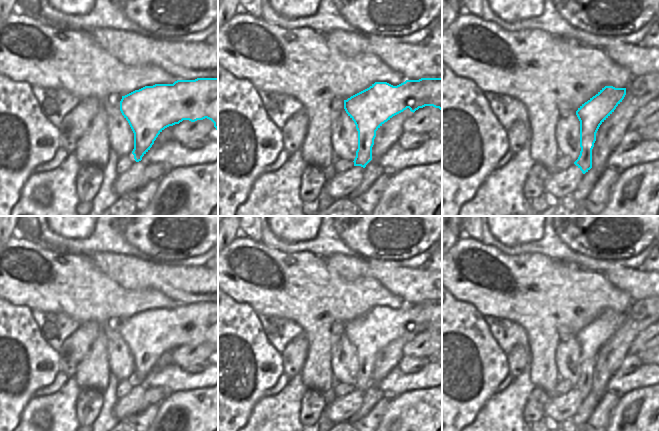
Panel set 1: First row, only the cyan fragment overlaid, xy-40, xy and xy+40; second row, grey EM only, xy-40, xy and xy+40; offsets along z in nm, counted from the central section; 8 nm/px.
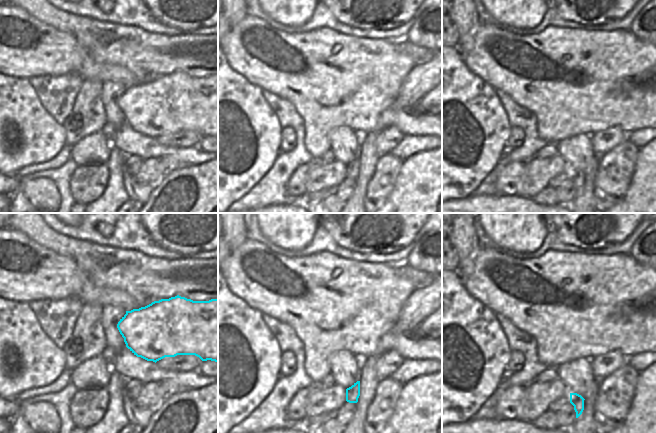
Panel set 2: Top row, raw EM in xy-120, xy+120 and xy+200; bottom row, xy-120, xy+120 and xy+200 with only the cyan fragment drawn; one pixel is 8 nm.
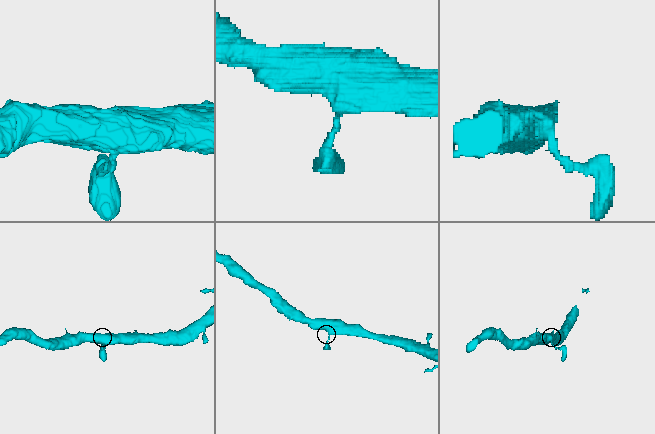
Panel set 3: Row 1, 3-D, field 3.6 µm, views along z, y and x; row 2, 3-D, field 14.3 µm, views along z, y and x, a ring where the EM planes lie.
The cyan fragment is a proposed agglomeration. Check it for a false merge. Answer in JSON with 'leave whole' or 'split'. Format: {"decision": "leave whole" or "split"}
{"decision": "leave whole"}

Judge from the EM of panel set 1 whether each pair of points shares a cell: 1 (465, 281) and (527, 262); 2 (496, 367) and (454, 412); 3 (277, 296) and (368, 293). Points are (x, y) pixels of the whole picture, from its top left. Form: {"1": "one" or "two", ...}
{"1": "one", "2": "one", "3": "one"}

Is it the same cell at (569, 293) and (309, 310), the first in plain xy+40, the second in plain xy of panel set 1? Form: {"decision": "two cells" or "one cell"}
{"decision": "one cell"}

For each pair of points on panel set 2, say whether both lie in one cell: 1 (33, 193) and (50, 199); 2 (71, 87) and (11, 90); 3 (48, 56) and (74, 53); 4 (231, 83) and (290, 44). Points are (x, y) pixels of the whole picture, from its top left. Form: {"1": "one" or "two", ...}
{"1": "one", "2": "two", "3": "one", "4": "two"}

